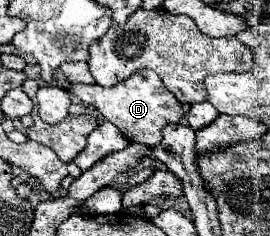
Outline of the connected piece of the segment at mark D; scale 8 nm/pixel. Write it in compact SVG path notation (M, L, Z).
M148 68L134 72L126 80L122 80L110 88L104 88L98 84L92 84L92 86L66 84L66 90L70 94L74 94L76 98L80 98L84 104L92 104L108 122L112 122L116 128L120 128L120 132L124 134L126 140L146 144L150 148L160 144L162 128L166 124L180 122L180 118L184 114L182 104L172 96L172 92L168 92L162 86L162 80L158 76L154 76L154 72Z

